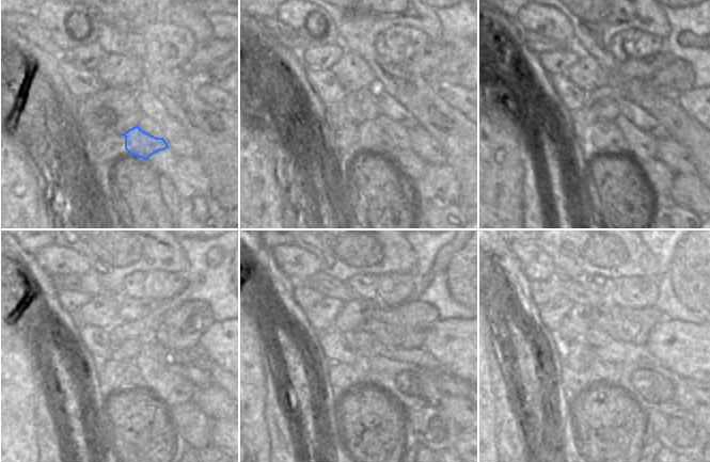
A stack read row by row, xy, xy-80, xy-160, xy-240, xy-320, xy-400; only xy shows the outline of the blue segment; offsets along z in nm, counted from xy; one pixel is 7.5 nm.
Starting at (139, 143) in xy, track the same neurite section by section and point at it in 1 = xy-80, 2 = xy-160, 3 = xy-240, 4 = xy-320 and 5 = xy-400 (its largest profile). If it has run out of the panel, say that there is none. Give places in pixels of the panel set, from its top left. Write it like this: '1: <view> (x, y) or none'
1: xy-80 (373, 139)
2: xy-160 (606, 138)
3: xy-240 (114, 376)
4: xy-320 (342, 378)
5: xy-400 (573, 382)

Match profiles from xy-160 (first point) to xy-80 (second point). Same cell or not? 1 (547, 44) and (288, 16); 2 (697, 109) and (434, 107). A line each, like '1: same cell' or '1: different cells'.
1: different cells
2: different cells

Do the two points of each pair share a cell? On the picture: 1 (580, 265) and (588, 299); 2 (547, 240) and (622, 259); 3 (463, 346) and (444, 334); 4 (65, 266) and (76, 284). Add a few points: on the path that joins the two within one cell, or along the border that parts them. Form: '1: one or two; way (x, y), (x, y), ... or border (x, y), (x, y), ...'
1: two; border (556, 275), (567, 275), (572, 279)
2: one; way (566, 240), (603, 241)
3: one; way (459, 345), (448, 338)
4: two; border (88, 271), (84, 273), (50, 274)

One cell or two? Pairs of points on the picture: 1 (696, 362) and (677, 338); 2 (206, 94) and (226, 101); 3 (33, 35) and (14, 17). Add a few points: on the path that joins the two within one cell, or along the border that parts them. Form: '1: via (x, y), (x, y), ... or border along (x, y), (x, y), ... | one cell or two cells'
1: via (694, 356), (681, 344) | one cell
2: via (211, 94), (221, 100) | one cell
3: via (30, 30), (19, 21) | one cell

